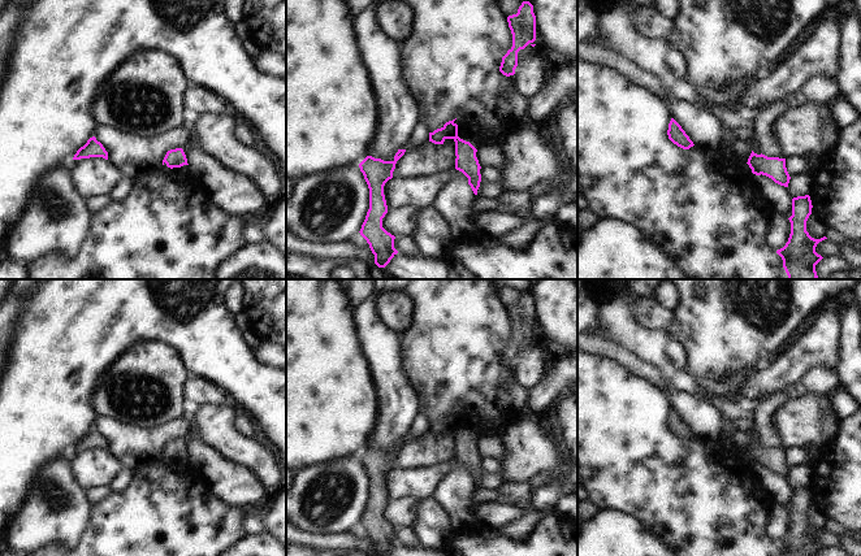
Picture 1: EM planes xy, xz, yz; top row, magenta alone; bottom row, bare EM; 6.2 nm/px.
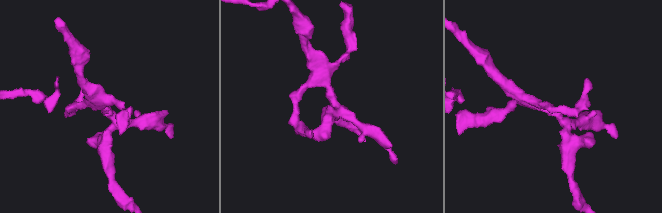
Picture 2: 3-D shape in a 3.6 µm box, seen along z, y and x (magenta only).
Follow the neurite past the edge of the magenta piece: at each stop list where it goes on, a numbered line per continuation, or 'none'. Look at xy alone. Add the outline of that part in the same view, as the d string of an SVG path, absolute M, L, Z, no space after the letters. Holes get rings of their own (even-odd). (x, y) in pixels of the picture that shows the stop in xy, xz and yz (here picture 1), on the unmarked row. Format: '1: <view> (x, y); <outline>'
none

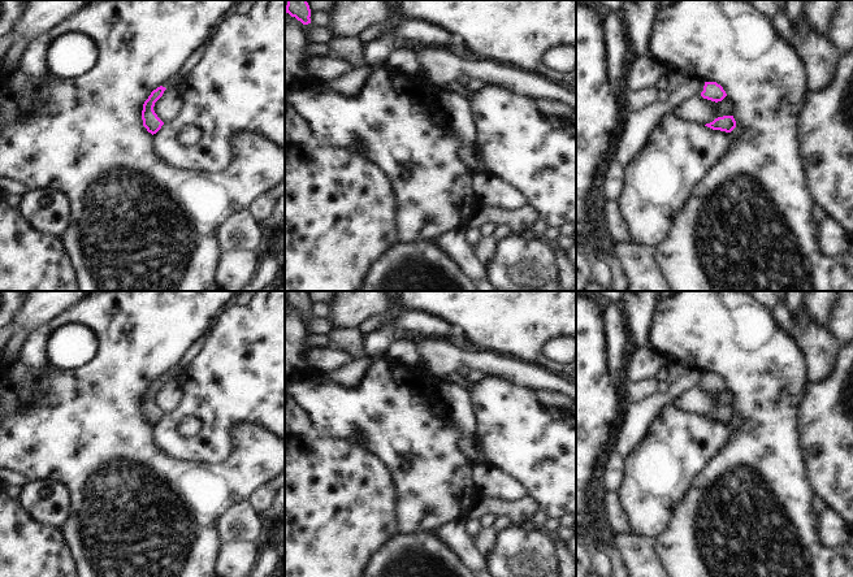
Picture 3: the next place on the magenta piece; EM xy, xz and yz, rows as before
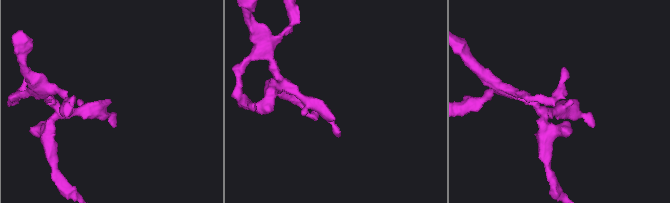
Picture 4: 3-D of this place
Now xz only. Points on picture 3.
none

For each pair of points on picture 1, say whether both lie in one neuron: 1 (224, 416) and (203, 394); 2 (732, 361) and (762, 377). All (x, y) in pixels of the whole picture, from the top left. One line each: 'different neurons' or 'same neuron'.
1: different neurons
2: different neurons

